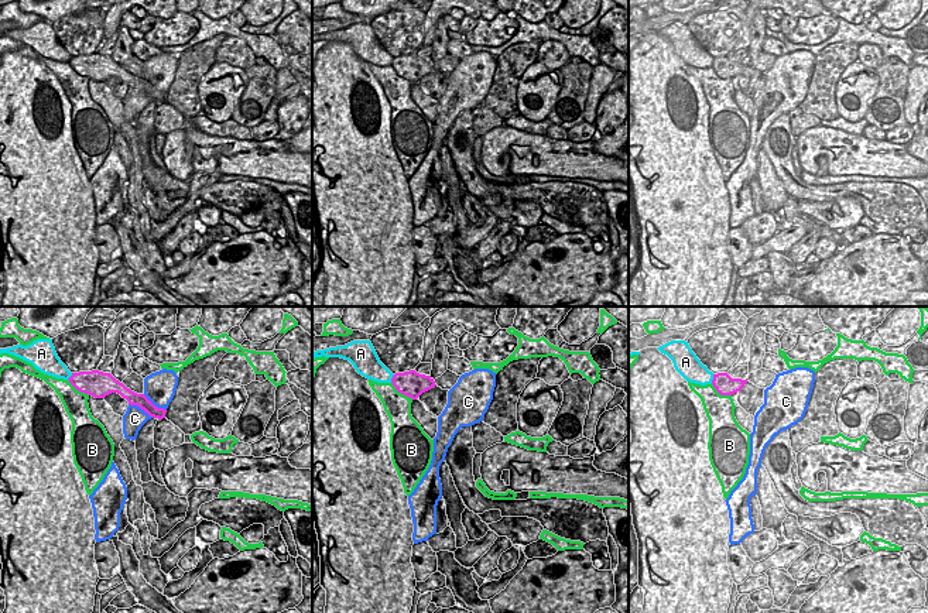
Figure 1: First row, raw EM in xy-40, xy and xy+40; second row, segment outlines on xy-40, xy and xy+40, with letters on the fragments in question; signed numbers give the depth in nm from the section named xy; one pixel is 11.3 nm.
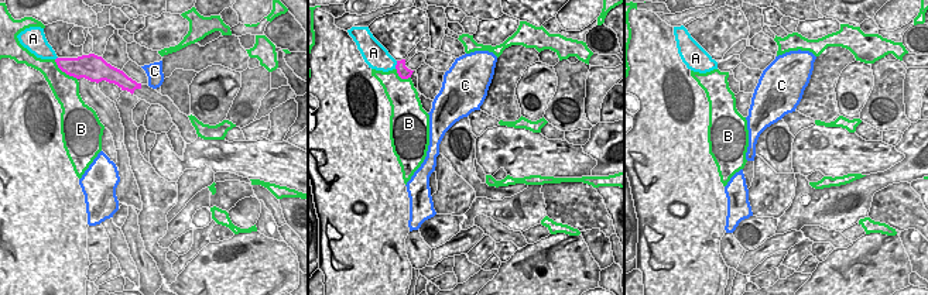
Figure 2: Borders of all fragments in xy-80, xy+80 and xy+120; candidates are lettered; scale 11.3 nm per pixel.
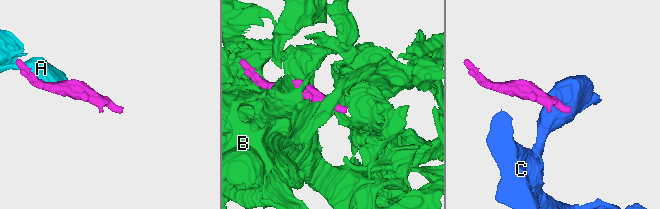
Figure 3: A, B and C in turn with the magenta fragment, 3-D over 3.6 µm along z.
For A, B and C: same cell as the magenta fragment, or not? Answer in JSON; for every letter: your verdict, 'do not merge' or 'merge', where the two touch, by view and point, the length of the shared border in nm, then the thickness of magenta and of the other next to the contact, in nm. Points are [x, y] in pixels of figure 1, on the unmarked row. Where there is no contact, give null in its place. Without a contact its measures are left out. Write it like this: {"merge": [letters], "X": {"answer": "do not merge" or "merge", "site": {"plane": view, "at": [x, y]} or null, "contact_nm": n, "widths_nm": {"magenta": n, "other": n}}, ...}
{"merge": [], "A": {"answer": "do not merge", "site": {"plane": "xy+40", "at": [714, 62]}, "contact_nm": 120, "widths_nm": {"magenta": 220, "other": 260}}, "B": {"answer": "do not merge", "site": {"plane": "xy", "at": [401, 76]}, "contact_nm": 320, "widths_nm": {"magenta": 300, "other": 300}}, "C": {"answer": "do not merge", "site": {"plane": "xy-40", "at": [141, 92]}, "contact_nm": 340, "widths_nm": {"magenta": 160, "other": 240}}}

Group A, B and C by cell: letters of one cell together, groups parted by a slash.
A / B / C

